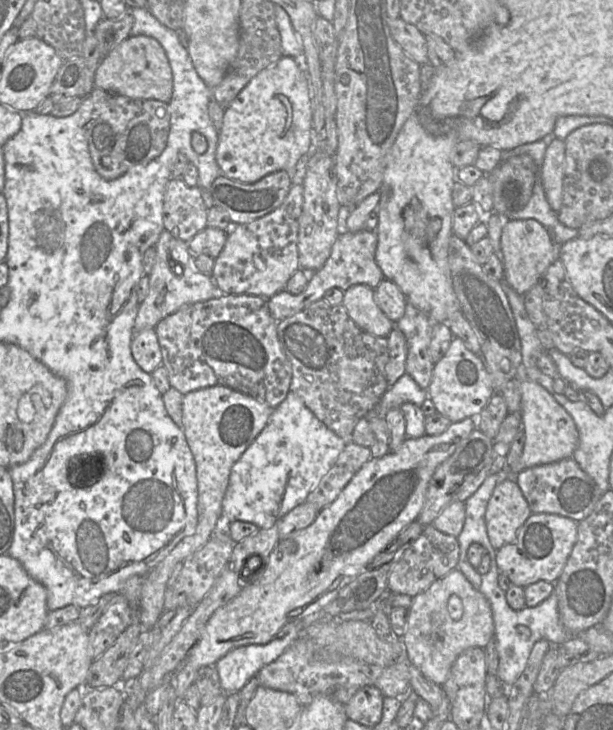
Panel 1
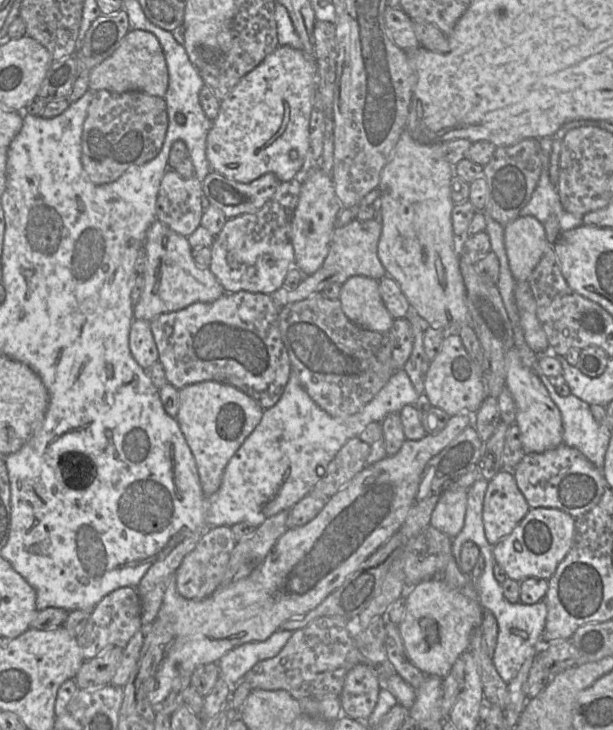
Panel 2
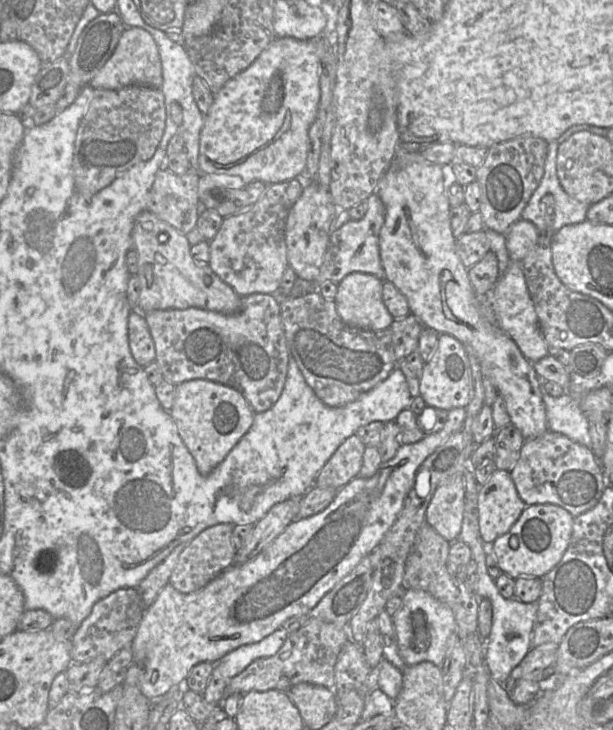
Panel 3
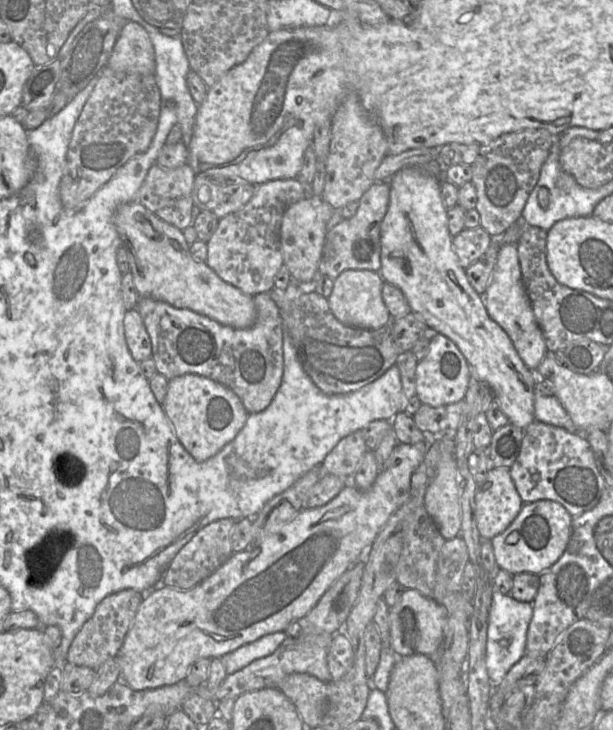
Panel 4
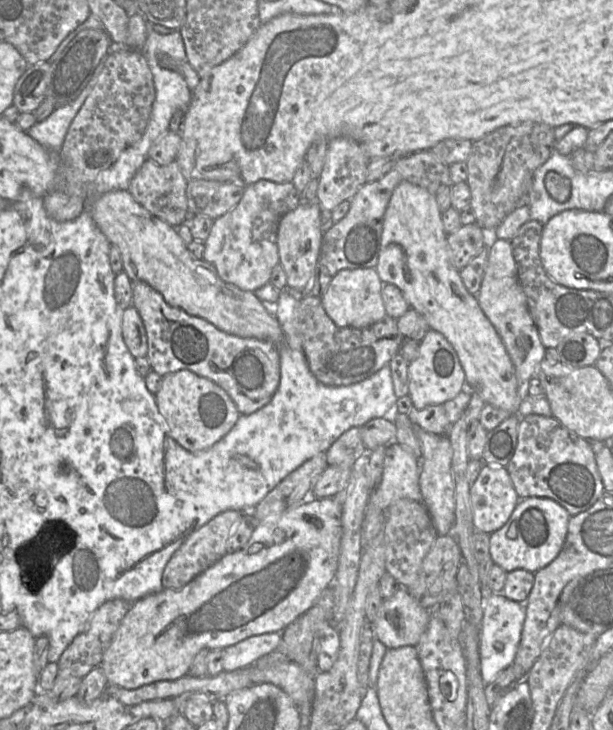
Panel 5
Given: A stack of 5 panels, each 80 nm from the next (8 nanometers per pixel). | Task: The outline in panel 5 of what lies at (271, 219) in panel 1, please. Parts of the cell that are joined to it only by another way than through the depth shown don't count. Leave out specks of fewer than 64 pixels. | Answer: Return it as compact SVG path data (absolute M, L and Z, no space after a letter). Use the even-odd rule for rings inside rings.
M259 180L245 186L239 203L230 211L215 219L208 238L204 243L202 259L212 264L219 277L226 283L238 288L254 292L269 282L272 269L279 263L277 247L277 230L280 219L299 205L300 194L292 184L275 183L269 180Z

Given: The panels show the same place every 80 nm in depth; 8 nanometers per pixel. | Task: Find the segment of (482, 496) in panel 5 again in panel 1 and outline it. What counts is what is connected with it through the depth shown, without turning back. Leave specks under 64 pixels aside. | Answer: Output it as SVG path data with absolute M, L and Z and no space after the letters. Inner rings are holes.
M505 477L495 486L485 512L488 538L495 550L512 543L532 511L515 479Z

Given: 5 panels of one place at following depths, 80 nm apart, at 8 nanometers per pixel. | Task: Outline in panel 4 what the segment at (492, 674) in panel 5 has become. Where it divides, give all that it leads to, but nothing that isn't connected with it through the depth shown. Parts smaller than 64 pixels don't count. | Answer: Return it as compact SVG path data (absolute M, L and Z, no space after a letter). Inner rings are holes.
M494 587L488 610L486 642L486 668L492 685L499 685L508 670L525 655L526 635L532 613L532 603L520 602Z

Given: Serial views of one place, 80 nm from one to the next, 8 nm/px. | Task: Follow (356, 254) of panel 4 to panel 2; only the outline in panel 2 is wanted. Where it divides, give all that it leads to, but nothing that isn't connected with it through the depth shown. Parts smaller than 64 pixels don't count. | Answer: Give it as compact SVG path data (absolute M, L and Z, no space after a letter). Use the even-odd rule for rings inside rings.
M376 207L376 215L368 221L359 221L353 219L343 227L335 228L331 236L328 254L322 266L312 275L303 277L299 285L292 290L281 287L271 294L274 304L278 308L304 300L315 293L321 293L322 290L332 284L342 285L352 276L364 276L375 280L380 280L386 276L386 271L377 256L378 241L381 234L381 222L379 221L379 212Z

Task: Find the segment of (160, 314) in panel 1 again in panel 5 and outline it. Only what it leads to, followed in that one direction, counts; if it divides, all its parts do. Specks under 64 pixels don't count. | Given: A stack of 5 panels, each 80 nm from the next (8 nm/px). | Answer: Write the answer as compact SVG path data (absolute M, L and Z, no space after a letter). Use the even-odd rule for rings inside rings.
M114 190L92 199L87 208L99 230L112 245L116 245L123 261L123 269L132 281L143 281L158 291L164 300L175 308L183 309L190 315L201 317L218 329L242 338L256 338L280 345L283 333L269 306L263 304L254 292L245 291L223 281L216 268L205 261L192 256L187 245L179 236L177 229L141 206L128 190Z

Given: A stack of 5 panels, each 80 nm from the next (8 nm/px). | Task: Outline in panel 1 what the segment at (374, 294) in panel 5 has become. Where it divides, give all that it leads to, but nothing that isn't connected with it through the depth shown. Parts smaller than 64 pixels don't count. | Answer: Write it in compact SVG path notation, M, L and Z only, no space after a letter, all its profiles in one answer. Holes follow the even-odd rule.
M356 284L343 293L342 305L348 316L363 331L376 336L387 337L394 327L374 300L374 289Z

